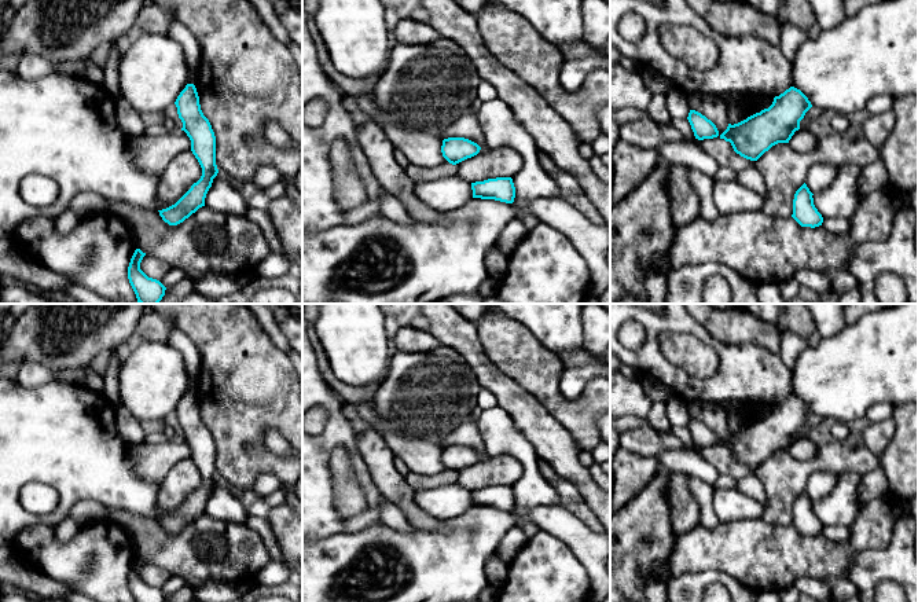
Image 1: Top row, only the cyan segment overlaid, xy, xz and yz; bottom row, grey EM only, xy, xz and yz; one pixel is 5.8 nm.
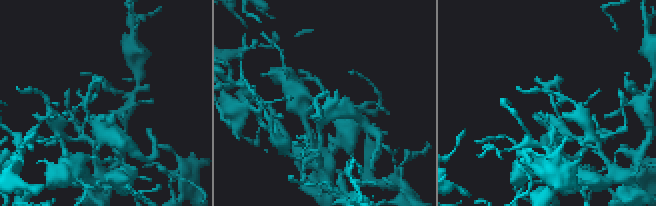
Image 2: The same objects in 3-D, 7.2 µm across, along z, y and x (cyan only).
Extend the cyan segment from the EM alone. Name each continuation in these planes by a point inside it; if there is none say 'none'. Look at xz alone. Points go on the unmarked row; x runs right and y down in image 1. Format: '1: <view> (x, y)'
none

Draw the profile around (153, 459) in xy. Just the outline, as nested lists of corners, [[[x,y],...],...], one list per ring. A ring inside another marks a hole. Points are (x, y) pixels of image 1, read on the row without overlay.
[[[150,438],[132,447],[137,474],[146,481],[162,482],[168,471],[183,459],[191,458],[184,438]]]

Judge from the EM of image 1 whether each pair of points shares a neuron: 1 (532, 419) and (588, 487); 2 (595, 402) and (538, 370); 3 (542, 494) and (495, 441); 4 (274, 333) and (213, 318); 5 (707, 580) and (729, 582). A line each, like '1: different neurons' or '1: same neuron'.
1: same neuron
2: same neuron
3: same neuron
4: different neurons
5: same neuron

